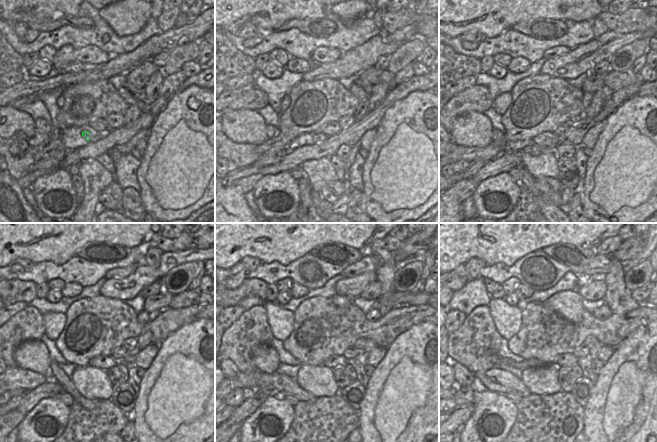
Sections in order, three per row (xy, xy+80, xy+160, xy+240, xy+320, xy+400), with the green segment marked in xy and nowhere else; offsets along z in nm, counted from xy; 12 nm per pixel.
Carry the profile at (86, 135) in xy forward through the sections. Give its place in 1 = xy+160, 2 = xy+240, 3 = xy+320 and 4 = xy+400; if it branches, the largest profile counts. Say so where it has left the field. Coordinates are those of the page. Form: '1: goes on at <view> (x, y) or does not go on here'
1: goes on at xy+160 (549, 139)
2: goes on at xy+240 (102, 362)
3: goes on at xy+320 (332, 362)
4: goes on at xy+400 (568, 359)

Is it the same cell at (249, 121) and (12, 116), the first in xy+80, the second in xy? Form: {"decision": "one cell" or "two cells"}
{"decision": "one cell"}

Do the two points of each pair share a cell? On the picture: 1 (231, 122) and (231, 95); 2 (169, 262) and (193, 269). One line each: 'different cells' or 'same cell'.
1: different cells
2: different cells

